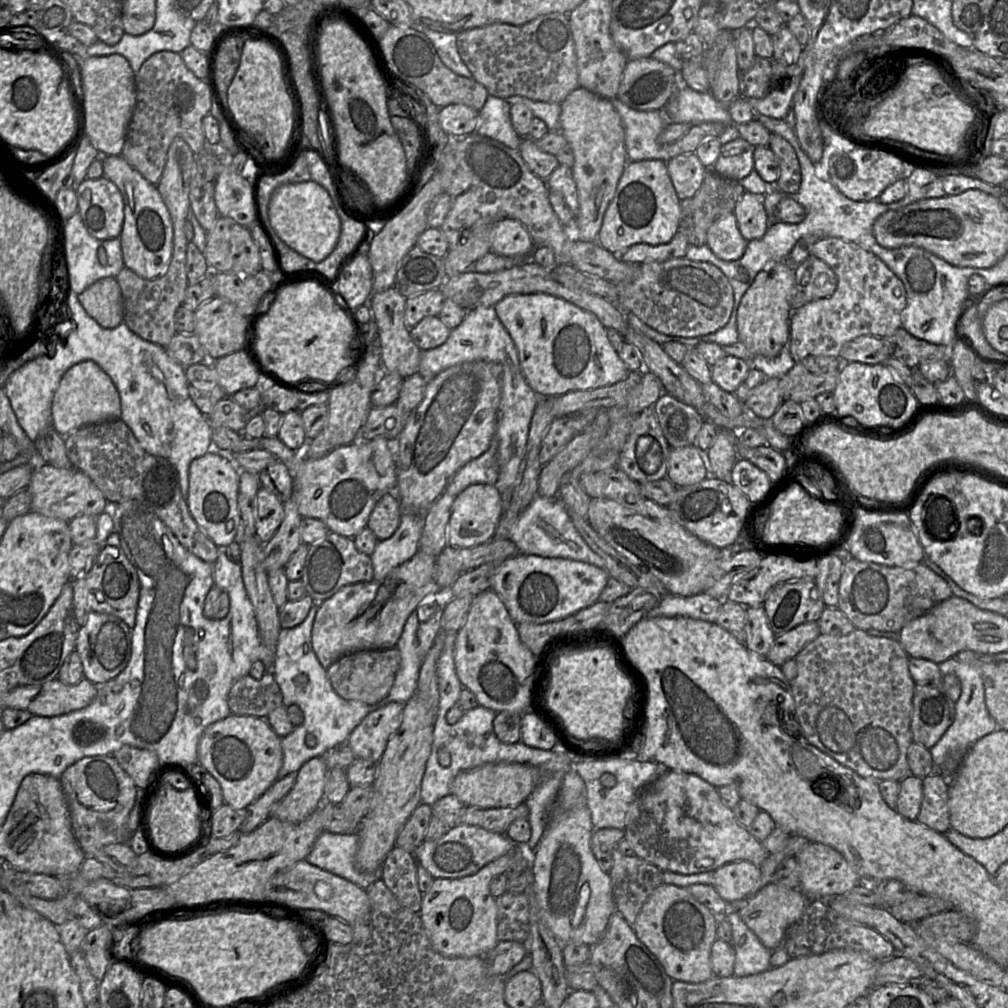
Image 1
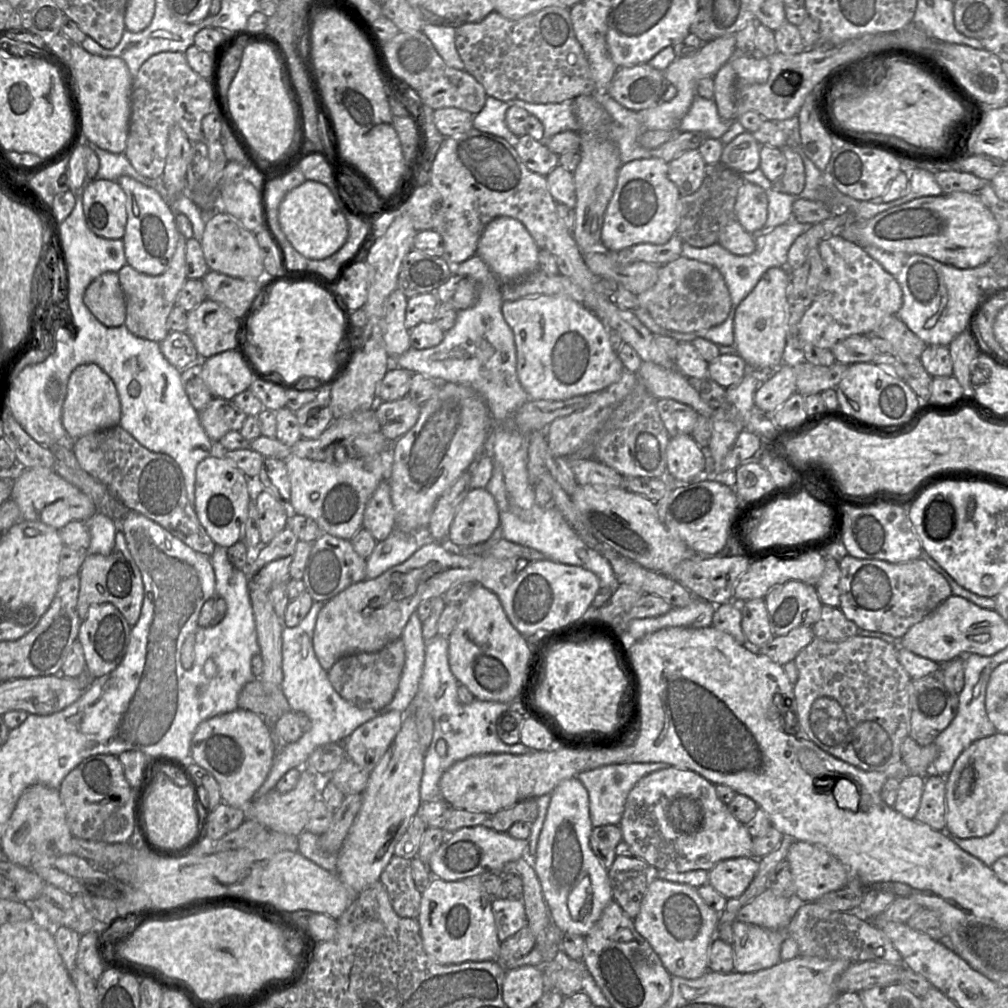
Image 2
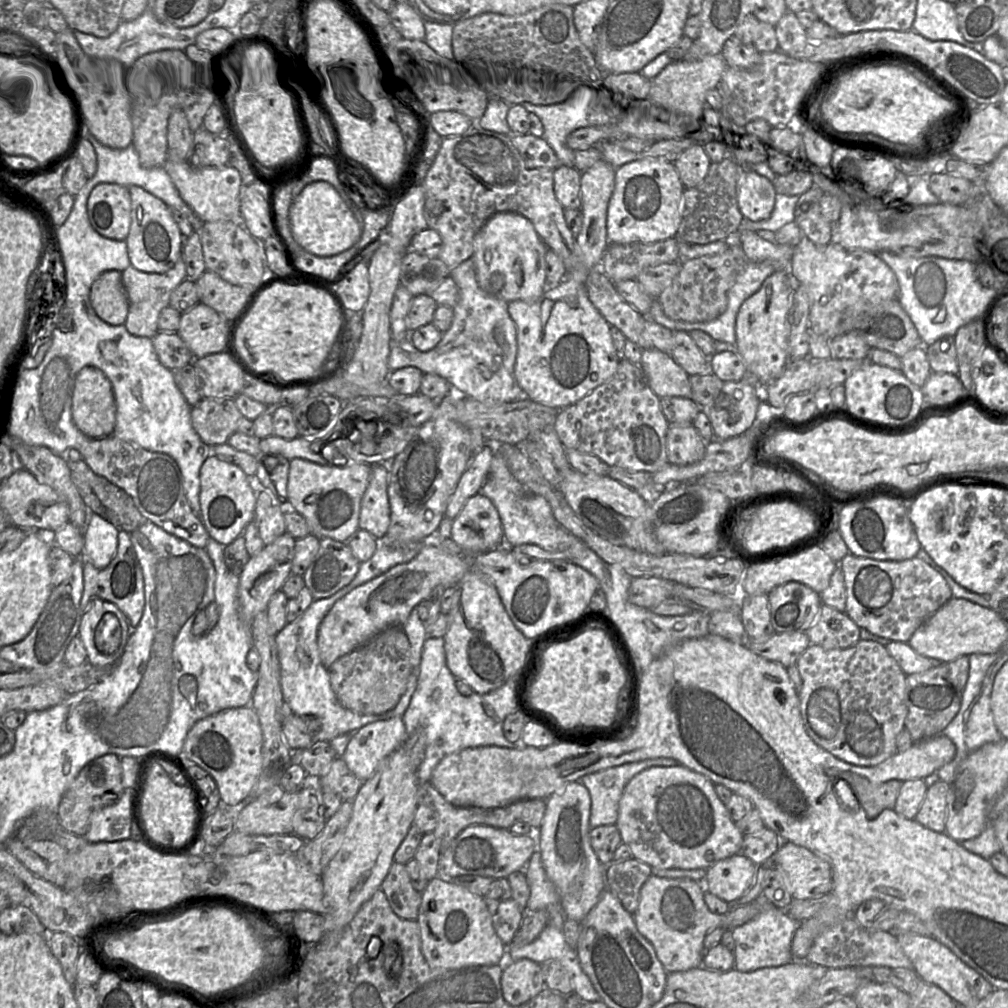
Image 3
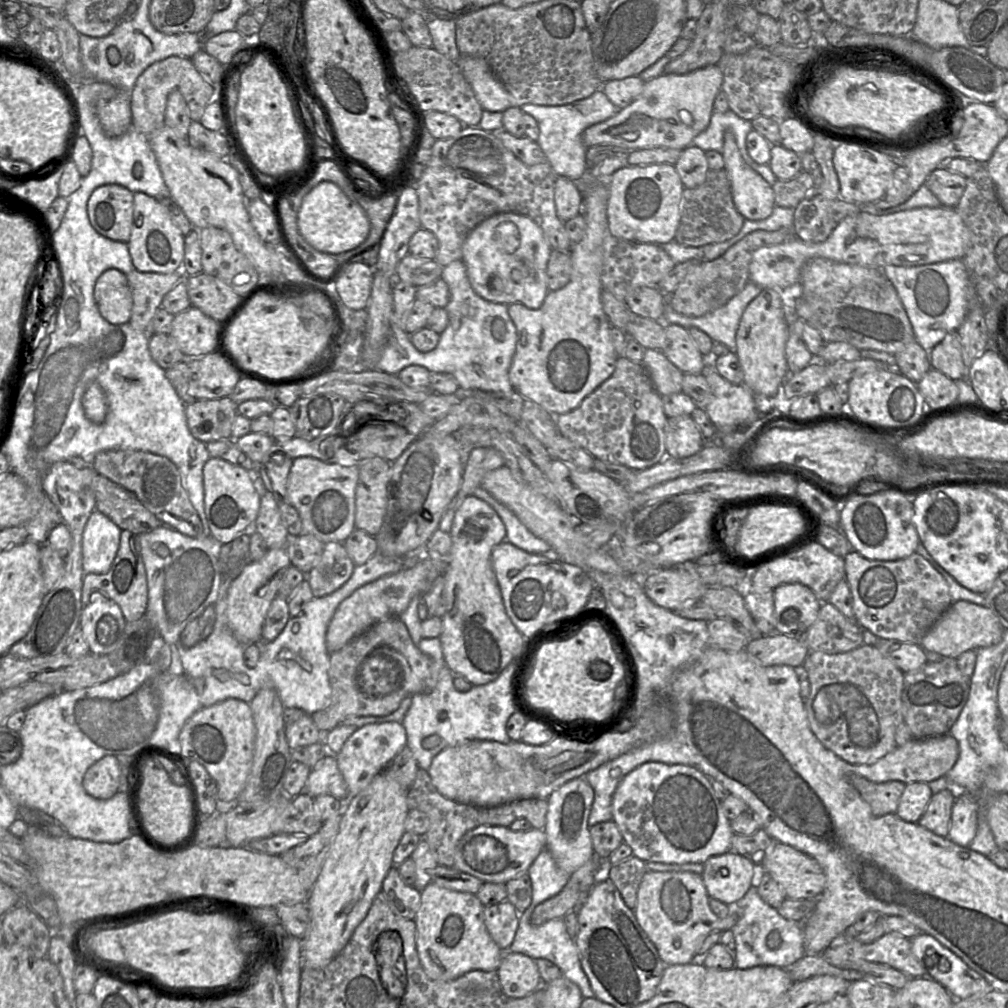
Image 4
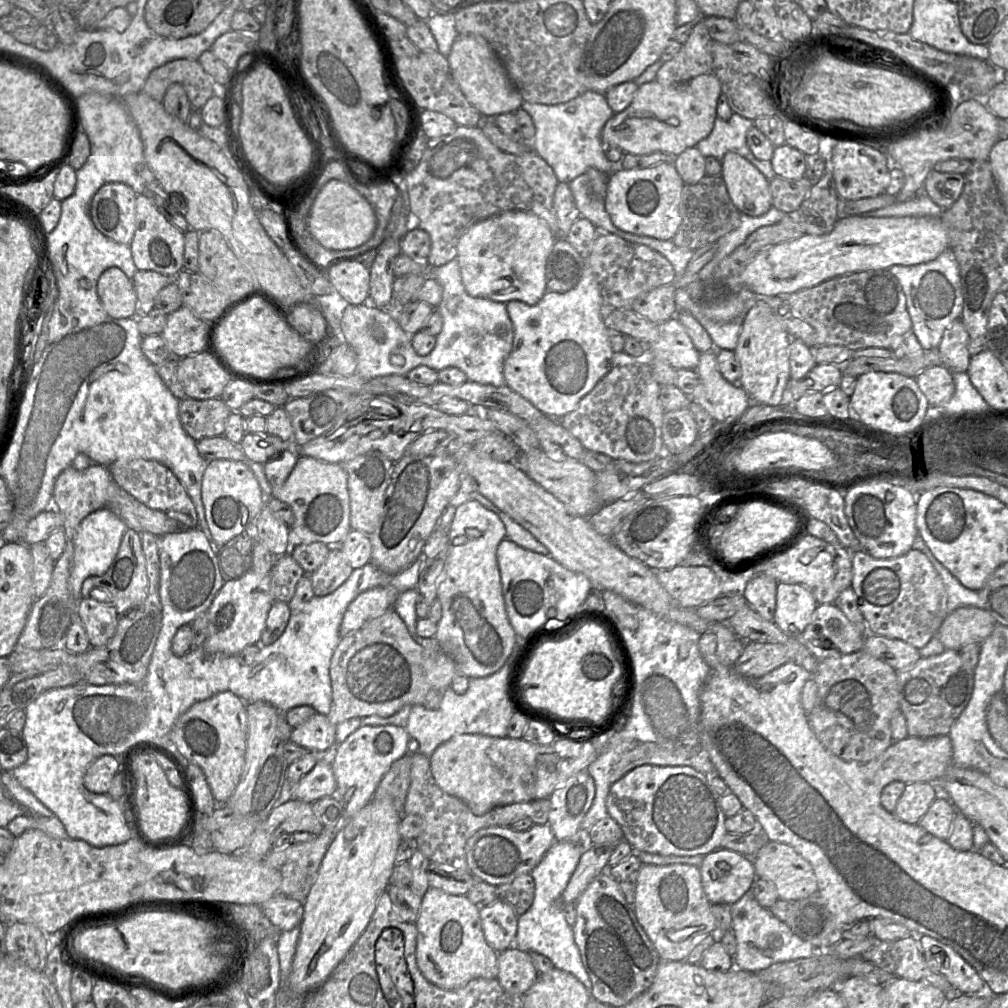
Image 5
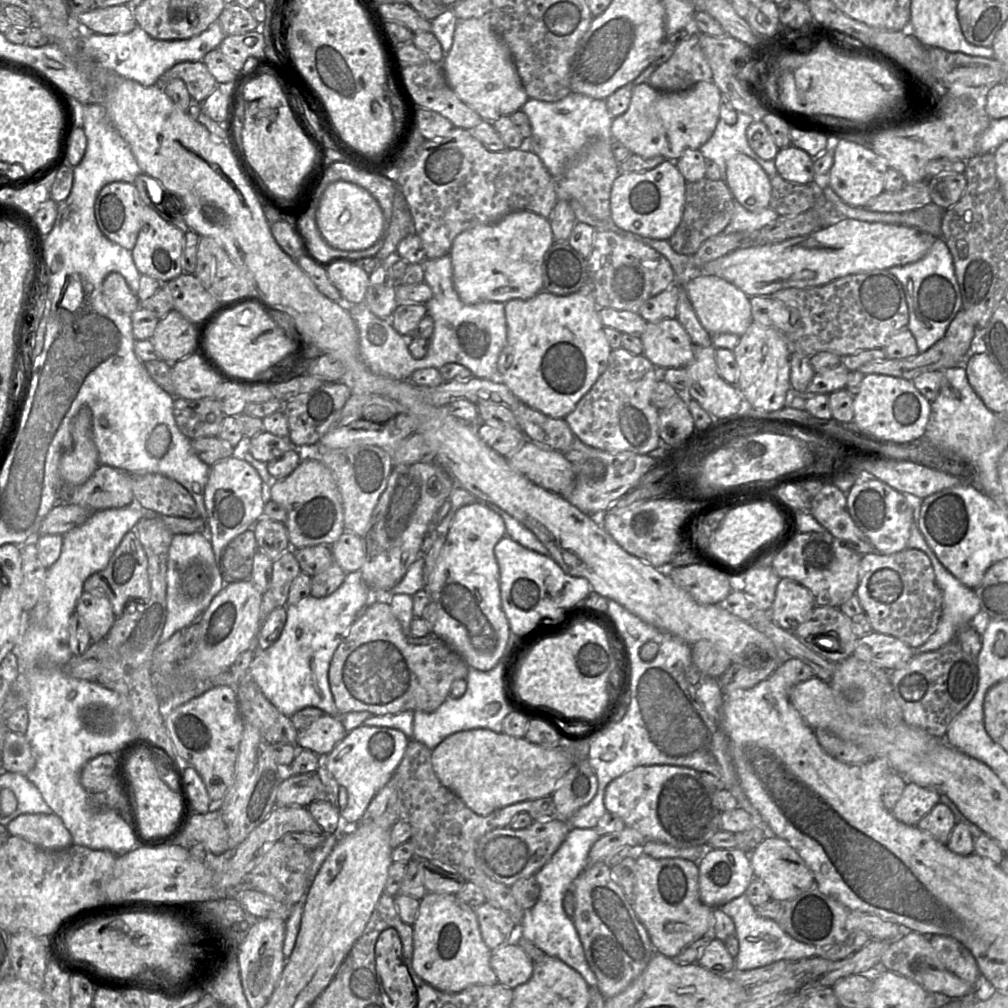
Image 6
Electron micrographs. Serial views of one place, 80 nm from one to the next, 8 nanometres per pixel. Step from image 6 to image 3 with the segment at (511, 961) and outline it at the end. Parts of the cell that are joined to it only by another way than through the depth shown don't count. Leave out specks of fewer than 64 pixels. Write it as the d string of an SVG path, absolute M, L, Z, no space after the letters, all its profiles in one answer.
M523 958L503 966L501 988L508 1004L519 1006L528 1002L546 988L541 964Z

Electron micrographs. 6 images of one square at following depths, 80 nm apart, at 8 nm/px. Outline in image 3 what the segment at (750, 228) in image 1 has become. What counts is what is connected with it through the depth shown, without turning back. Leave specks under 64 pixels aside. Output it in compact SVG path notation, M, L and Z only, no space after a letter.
M744 170L737 183L737 205L743 218L753 222L767 220L775 205L776 191L766 177Z

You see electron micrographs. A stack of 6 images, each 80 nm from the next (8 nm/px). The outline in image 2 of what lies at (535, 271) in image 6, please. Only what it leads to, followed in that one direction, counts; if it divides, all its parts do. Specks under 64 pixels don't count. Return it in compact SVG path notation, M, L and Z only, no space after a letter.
M497 217L484 228L477 245L478 255L497 276L501 284L516 281L538 269L540 248L518 220L511 217Z

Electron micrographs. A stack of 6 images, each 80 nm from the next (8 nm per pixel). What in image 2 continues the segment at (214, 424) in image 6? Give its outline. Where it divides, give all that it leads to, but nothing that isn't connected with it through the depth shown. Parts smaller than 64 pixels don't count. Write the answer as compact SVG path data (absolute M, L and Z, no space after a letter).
M213 398L198 412L201 425L213 442L219 442L230 431L240 431L248 417L233 400L225 398Z

